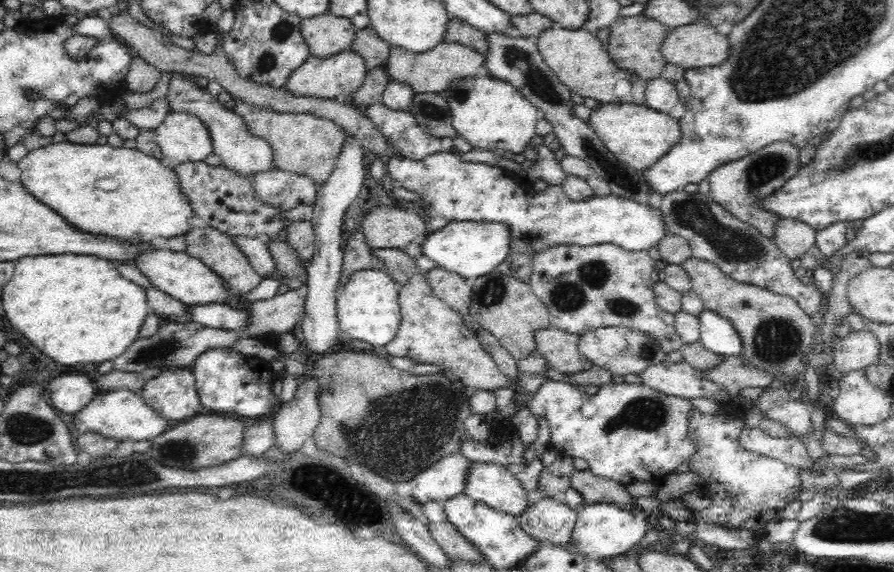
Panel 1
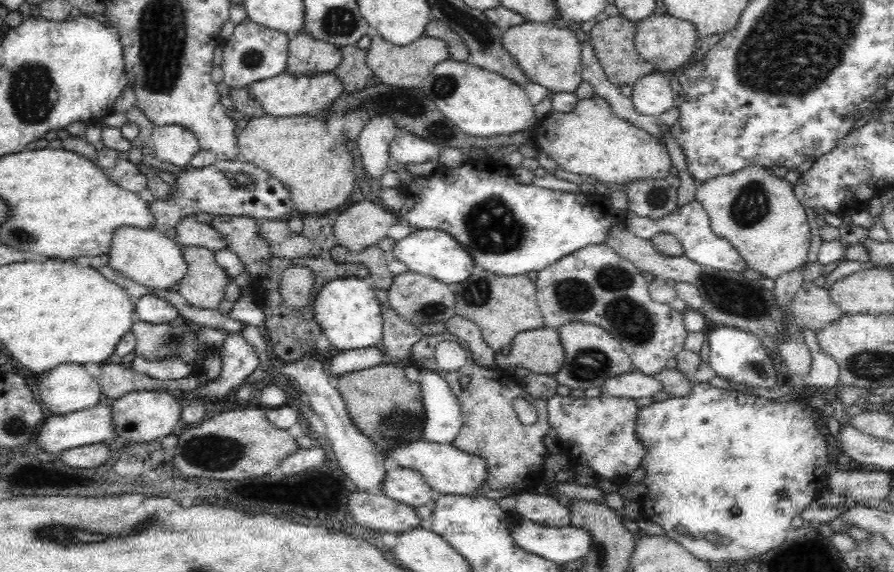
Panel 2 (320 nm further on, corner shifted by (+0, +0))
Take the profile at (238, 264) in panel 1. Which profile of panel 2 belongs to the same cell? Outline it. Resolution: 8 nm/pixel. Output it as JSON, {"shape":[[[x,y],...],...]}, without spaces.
{"shape":[[[188,246],[182,248],[187,273],[174,286],[190,306],[200,310],[216,310],[221,300],[225,300],[228,278],[214,261],[214,254],[206,247]]]}

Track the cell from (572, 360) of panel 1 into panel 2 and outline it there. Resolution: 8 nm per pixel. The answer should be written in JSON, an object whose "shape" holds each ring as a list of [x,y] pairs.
{"shape":[[[544,326],[516,334],[508,355],[496,351],[496,368],[509,372],[512,367],[525,368],[531,373],[554,375],[564,365],[564,351],[559,331]]]}

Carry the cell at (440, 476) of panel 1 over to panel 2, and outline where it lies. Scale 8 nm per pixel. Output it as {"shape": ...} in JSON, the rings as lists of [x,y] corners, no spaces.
{"shape":[[[402,467],[386,471],[379,485],[379,492],[412,508],[432,505],[430,490],[420,473]]]}

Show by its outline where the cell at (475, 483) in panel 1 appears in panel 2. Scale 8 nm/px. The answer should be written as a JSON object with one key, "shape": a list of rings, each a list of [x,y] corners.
{"shape":[[[423,438],[408,442],[408,444],[396,446],[384,453],[384,460],[392,459],[398,463],[398,467],[410,469],[420,473],[420,477],[426,481],[428,487],[442,492],[462,496],[475,496],[478,488],[484,488],[483,482],[487,478],[486,459],[472,456],[463,450],[448,444],[436,444]]]}

